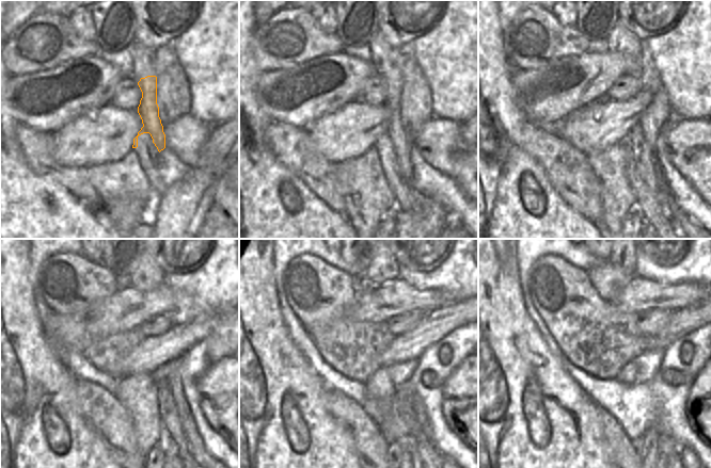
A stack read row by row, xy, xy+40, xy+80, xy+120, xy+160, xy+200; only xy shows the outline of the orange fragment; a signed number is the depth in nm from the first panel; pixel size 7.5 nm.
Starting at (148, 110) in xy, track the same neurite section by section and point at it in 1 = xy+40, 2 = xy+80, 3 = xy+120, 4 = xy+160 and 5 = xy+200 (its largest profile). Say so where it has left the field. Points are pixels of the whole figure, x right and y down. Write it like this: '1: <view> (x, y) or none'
1: xy+40 (393, 83)
2: xy+80 (641, 149)
3: xy+120 (168, 413)
4: xy+160 (428, 455)
5: xy+200 (675, 455)

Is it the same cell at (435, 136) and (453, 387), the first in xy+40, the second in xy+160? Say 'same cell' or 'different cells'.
same cell

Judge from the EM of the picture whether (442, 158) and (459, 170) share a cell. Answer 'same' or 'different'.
same

